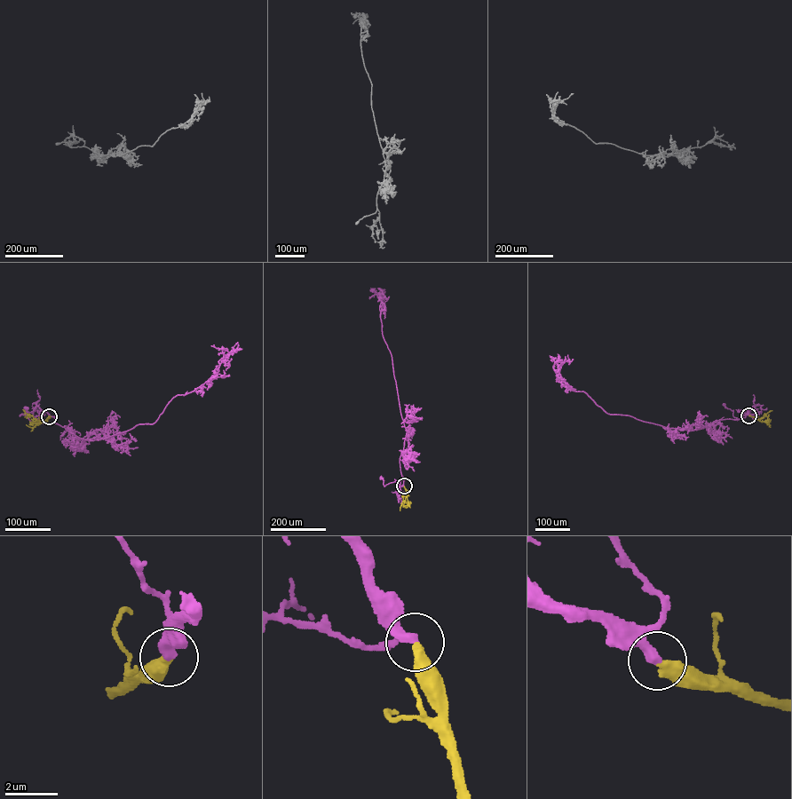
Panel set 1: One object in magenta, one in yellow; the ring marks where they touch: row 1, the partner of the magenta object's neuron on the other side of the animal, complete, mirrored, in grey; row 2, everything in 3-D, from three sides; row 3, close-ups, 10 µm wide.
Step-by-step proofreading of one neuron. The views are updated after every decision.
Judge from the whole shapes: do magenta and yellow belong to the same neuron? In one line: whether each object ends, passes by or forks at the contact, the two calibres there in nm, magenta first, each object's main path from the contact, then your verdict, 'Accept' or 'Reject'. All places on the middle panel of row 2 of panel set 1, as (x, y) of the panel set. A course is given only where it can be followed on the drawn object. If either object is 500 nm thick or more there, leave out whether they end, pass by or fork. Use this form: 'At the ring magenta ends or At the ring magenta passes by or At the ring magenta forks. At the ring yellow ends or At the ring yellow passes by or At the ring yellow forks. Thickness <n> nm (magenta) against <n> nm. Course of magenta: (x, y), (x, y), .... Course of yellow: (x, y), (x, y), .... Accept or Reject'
At the ring magenta ends. At the ring yellow ends. Thickness 400 nm (magenta) against 480 nm. Course of magenta: (404, 486), (402, 476), (400, 480), (384, 486), (381, 478). Course of yellow: (404, 486), (407, 496), (399, 510). Accept

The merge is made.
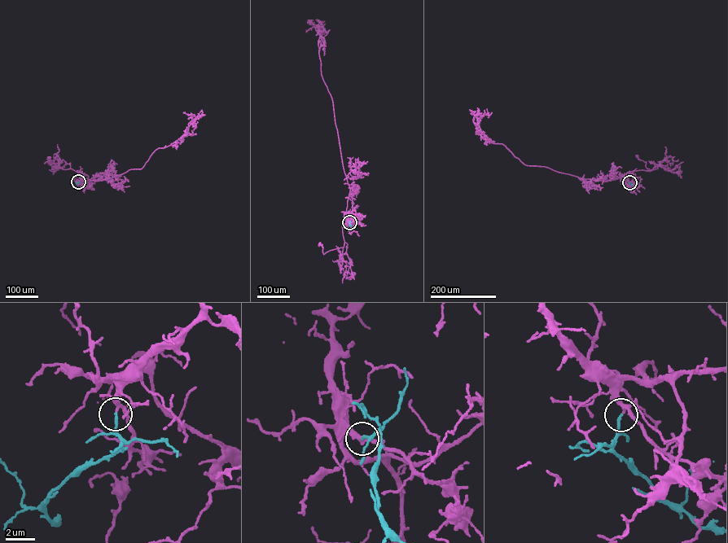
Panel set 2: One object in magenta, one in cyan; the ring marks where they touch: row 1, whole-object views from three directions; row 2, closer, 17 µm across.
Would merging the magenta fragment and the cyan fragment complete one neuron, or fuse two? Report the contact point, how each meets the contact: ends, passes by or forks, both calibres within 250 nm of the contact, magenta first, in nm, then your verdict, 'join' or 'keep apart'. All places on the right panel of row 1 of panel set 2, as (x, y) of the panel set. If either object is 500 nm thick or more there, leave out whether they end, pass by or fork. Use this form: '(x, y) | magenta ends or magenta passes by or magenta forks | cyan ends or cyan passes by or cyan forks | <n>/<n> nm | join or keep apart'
(629, 182) | magenta passes by | cyan ends | 240/180 nm | join

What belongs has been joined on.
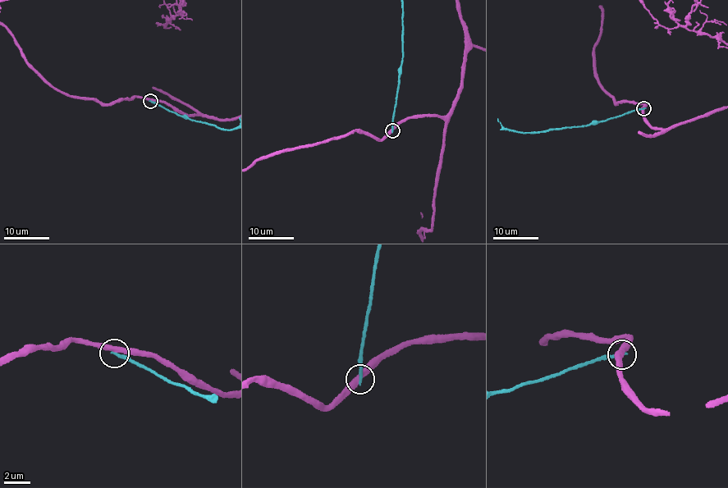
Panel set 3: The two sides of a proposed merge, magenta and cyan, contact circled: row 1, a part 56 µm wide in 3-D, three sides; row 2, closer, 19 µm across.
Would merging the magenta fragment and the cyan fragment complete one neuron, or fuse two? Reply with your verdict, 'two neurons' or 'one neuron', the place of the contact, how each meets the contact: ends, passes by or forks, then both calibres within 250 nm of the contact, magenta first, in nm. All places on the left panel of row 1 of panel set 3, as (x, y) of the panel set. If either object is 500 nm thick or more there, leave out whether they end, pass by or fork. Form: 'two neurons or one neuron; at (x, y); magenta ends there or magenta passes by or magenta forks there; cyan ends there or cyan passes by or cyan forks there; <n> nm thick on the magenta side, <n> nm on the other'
two neurons; at (150, 101); magenta passes by; cyan ends there; 420 nm thick on the magenta side, 240 nm on the other

